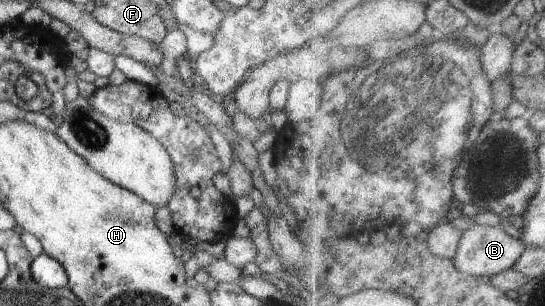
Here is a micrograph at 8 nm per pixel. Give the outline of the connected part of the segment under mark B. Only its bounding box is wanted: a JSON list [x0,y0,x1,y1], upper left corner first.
[455,223,527,277]

